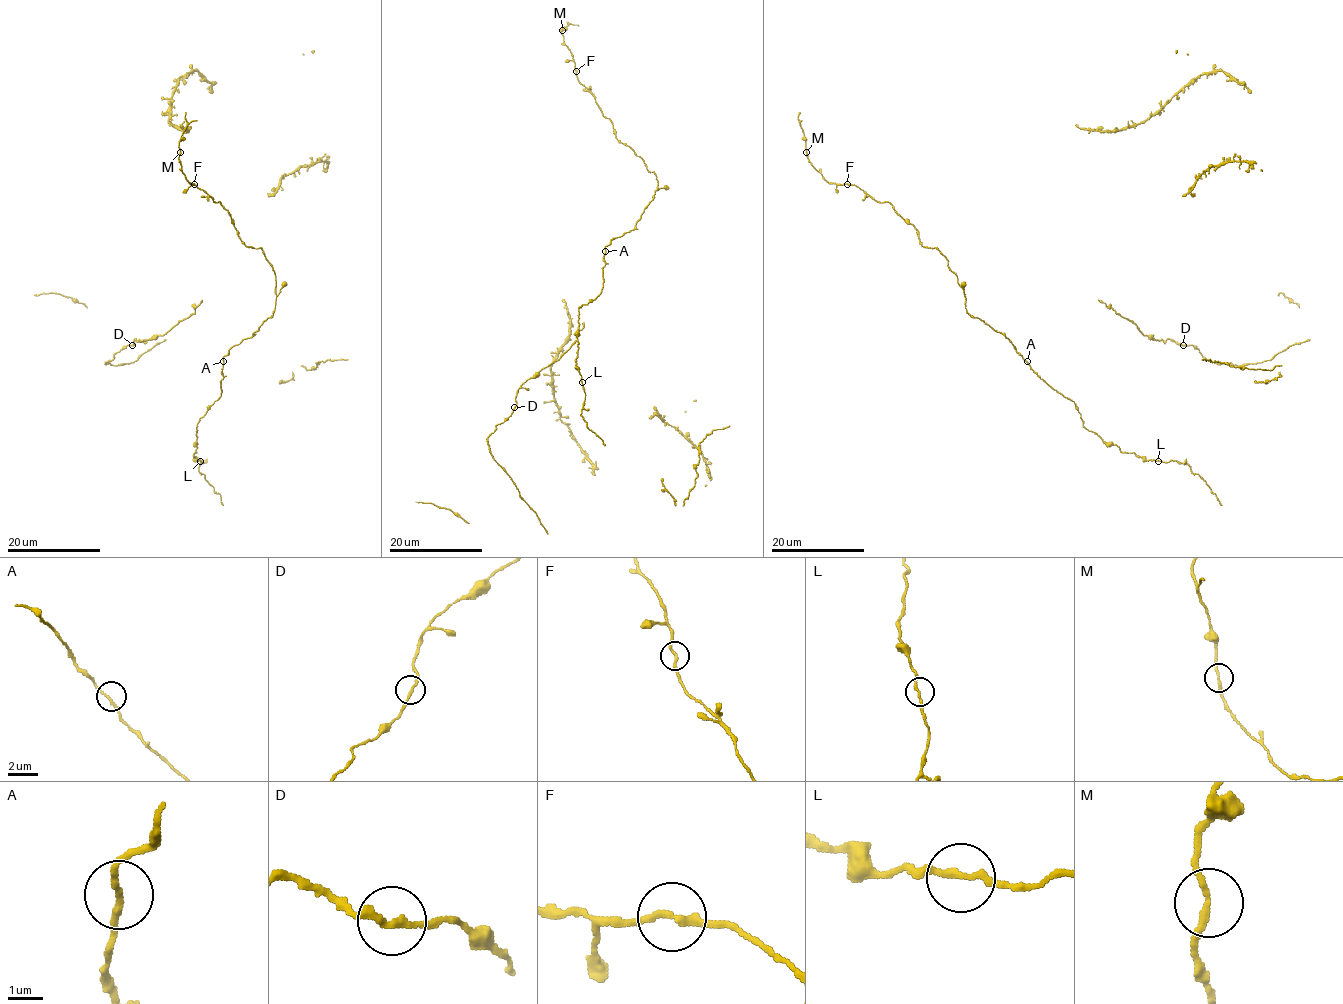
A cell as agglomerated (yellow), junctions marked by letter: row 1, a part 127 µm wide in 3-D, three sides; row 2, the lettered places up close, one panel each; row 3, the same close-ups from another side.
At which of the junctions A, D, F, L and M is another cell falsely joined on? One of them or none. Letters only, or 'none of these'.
M

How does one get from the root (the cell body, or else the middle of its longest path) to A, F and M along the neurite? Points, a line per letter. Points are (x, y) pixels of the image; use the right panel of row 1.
A: (1056, 390), (1027, 361)
F: (1056, 390), (1003, 334), (967, 311), (964, 290), (939, 250), (922, 247), (918, 230), (891, 203), (846, 183)
M: (1056, 390), (967, 311), (948, 259), (922, 247), (891, 203), (828, 182), (807, 152)

